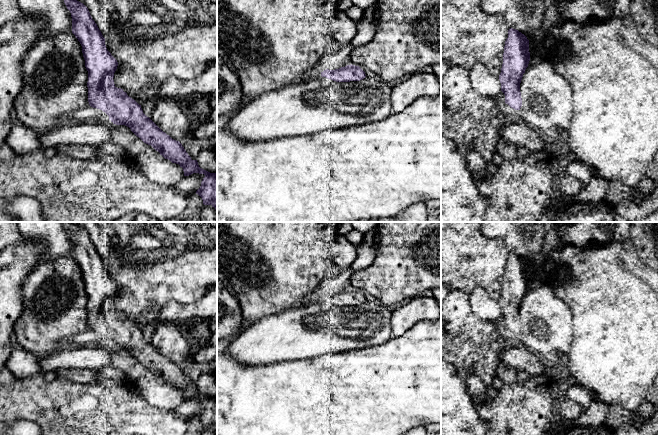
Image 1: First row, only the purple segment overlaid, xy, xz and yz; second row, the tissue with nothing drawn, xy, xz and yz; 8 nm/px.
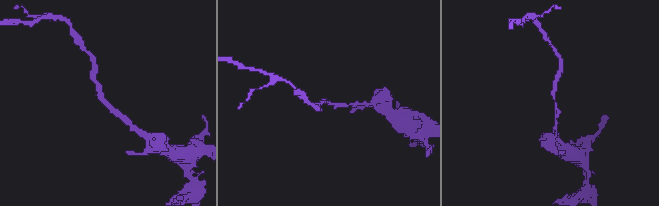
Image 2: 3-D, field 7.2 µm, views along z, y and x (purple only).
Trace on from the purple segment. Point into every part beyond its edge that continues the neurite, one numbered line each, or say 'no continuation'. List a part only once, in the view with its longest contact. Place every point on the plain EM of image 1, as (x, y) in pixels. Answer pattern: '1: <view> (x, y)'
1: xy (88, 338)

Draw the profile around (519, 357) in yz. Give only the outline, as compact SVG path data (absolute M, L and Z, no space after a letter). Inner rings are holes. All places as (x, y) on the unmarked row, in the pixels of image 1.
M508 344L503 352L502 360L516 370L527 372L531 377L544 374L549 366L527 347L517 344Z

